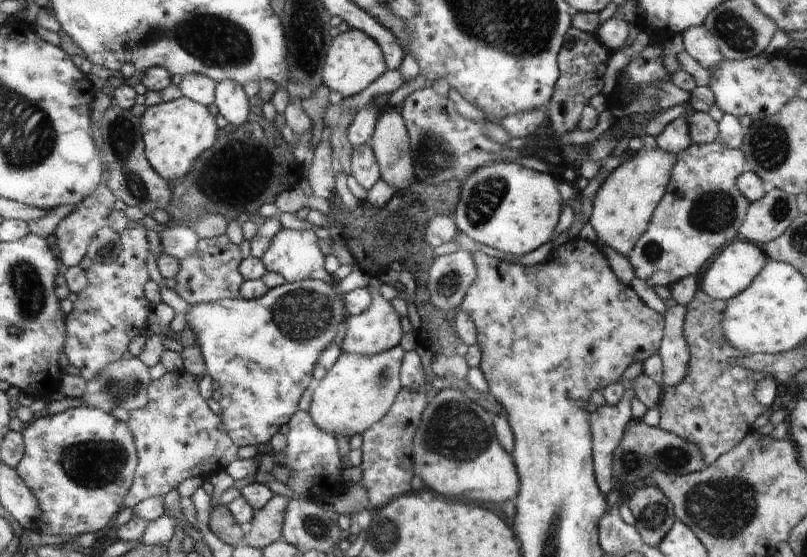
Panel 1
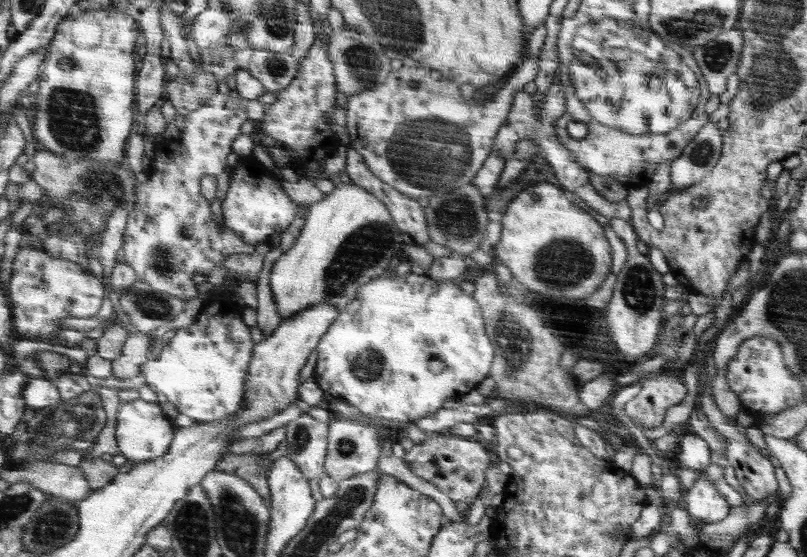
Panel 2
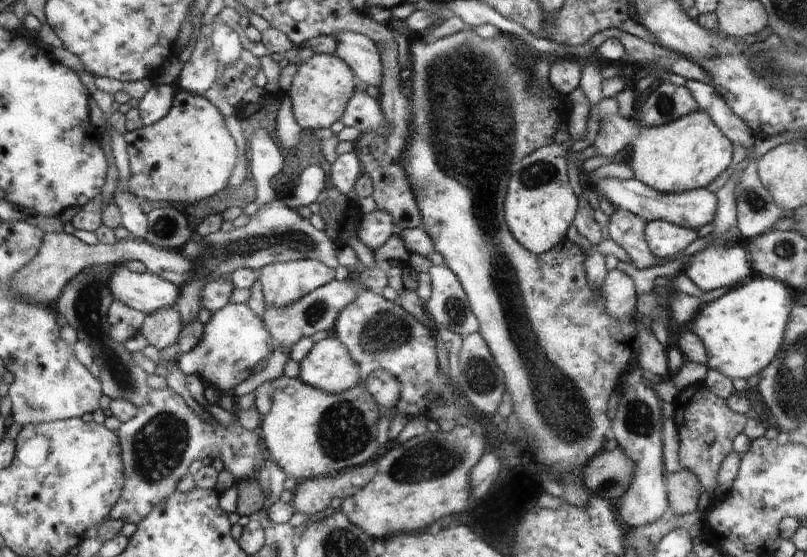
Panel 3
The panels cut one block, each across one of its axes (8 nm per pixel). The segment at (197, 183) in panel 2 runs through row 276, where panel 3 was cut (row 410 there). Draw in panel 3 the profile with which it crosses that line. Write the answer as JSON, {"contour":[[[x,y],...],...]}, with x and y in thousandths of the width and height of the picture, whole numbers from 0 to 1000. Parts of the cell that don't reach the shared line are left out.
{"contour":[[[206,697],[190,700],[187,704],[187,724],[171,731],[171,740],[160,756],[156,756],[147,772],[147,781],[152,797],[154,829],[157,833],[157,873],[152,889],[139,917],[138,928],[156,941],[169,939],[172,943],[178,937],[187,919],[212,894],[222,880],[222,869],[227,858],[235,847],[235,837],[243,826],[253,826],[261,819],[273,820],[278,829],[280,844],[290,851],[292,864],[299,865],[315,858],[315,851],[325,840],[327,833],[327,815],[325,815],[325,797],[322,783],[317,774],[309,774],[297,754],[290,756],[284,763],[275,763],[263,750],[261,761],[255,761],[233,725],[233,720],[221,707],[216,698]]]}

